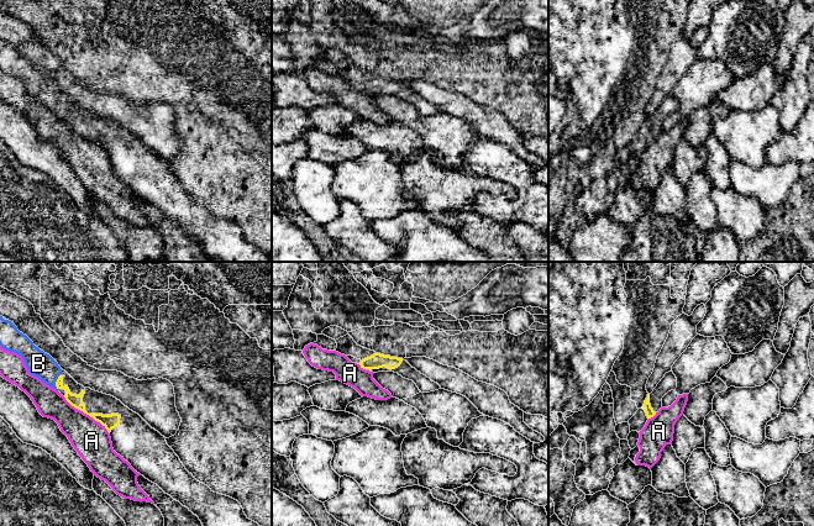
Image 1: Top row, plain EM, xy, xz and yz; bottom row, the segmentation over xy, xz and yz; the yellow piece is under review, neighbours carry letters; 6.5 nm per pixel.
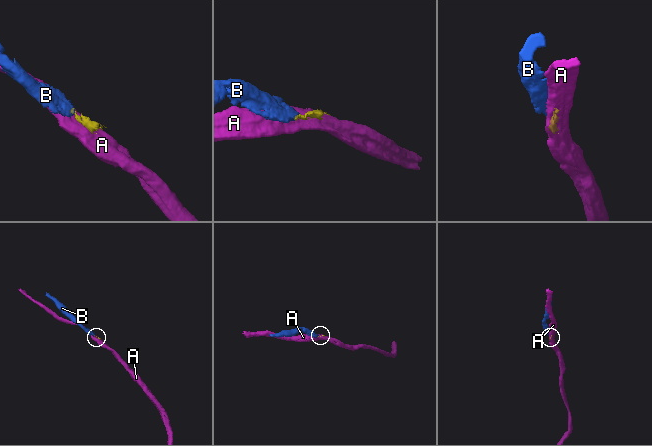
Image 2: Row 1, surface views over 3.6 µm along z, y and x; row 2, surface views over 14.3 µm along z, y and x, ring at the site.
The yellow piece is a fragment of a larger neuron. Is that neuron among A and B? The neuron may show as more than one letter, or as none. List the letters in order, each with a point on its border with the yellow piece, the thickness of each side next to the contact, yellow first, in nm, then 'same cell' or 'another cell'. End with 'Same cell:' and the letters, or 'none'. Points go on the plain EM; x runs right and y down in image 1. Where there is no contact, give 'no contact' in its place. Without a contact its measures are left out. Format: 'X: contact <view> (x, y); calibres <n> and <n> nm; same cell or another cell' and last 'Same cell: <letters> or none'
A: contact xy (87, 137); calibres 100 and 240 nm; another cell
B: contact xy (56, 105); calibres 80 and 160 nm; same cell
Same cell: B

